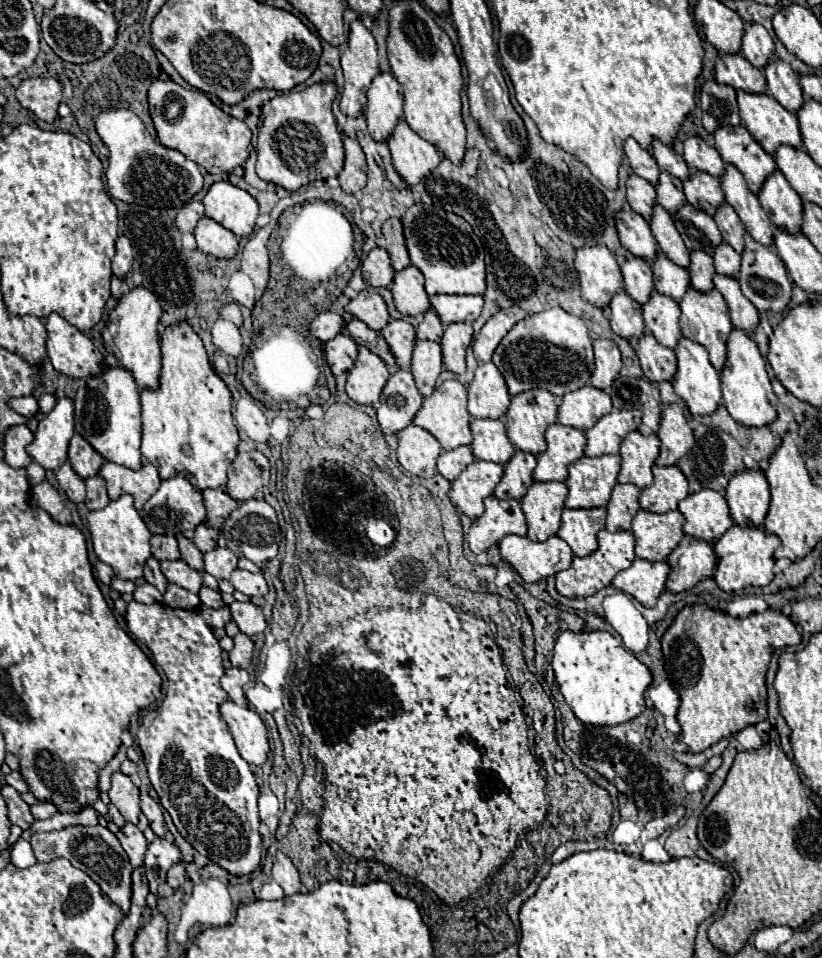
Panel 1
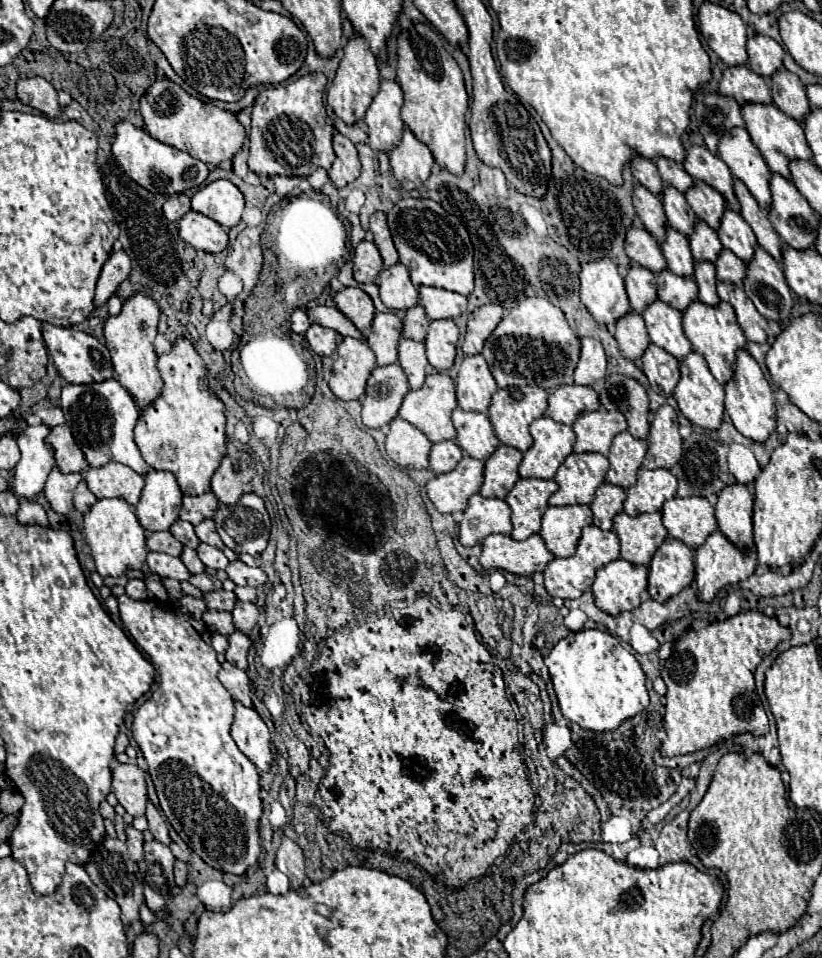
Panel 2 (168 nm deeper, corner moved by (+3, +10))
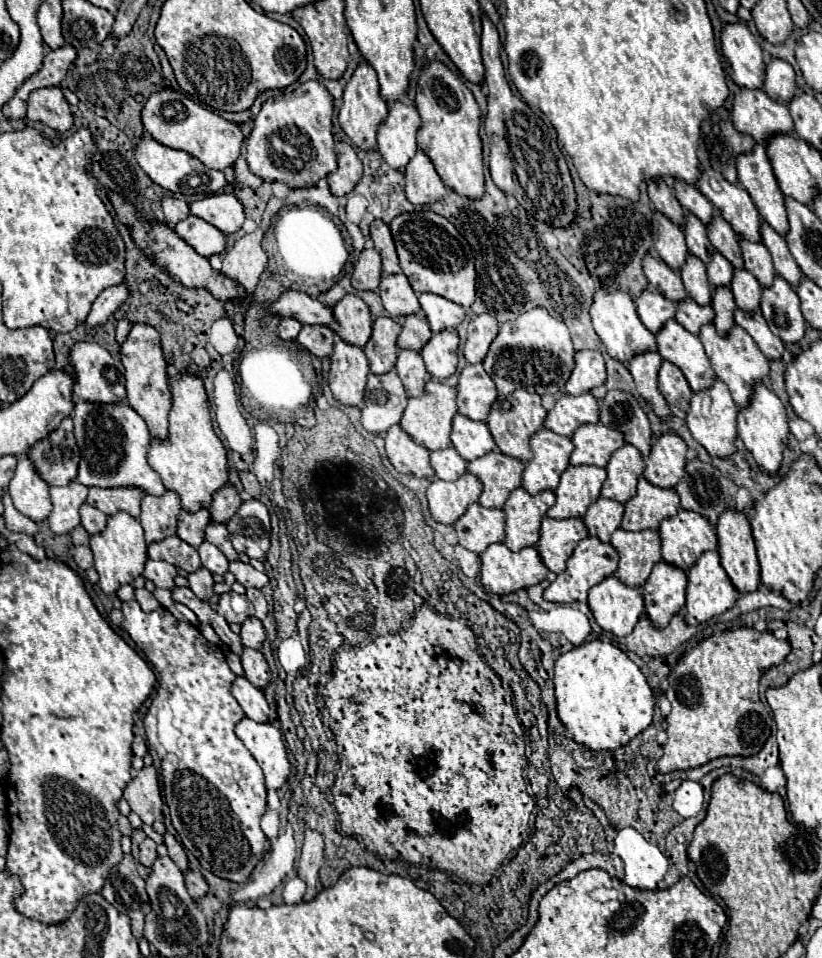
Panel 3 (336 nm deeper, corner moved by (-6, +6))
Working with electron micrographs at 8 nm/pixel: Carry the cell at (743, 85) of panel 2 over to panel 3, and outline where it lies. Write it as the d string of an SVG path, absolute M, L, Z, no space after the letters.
M743 88L733 100L731 120L739 132L751 134L755 142L765 144L771 134L793 132L793 120L785 104L769 98L765 90Z

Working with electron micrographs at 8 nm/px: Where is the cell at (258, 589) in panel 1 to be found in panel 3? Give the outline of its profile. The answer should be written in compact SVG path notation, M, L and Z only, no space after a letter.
M239 560L229 562L229 572L237 578L239 584L245 588L263 588L269 584L269 578L265 572L257 572L251 564L243 564Z

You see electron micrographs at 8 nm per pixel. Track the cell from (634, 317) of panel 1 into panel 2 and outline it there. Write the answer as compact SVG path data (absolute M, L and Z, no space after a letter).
M630 312L624 318L620 318L620 322L616 324L614 338L618 342L618 348L620 348L622 356L626 360L632 360L632 362L640 362L644 350L650 344L644 320L636 312Z

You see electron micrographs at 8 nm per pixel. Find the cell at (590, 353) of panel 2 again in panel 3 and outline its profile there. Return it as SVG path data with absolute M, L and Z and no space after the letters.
M581 350L575 354L575 368L565 388L569 394L583 394L595 386L603 386L607 380L607 368L599 350Z

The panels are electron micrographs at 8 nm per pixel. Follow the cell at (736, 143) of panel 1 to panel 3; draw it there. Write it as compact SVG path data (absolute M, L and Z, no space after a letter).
M755 144L749 154L737 156L737 176L739 176L739 184L753 198L761 218L769 222L775 228L775 232L785 236L789 224L783 204L783 192L775 180L763 144Z

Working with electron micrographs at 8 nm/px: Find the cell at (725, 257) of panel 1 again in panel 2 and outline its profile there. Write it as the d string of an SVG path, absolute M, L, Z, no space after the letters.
M722 250L720 258L716 260L718 280L730 284L742 284L744 274L746 274L746 264L740 262L740 258L736 258L736 254L732 254L730 250Z

